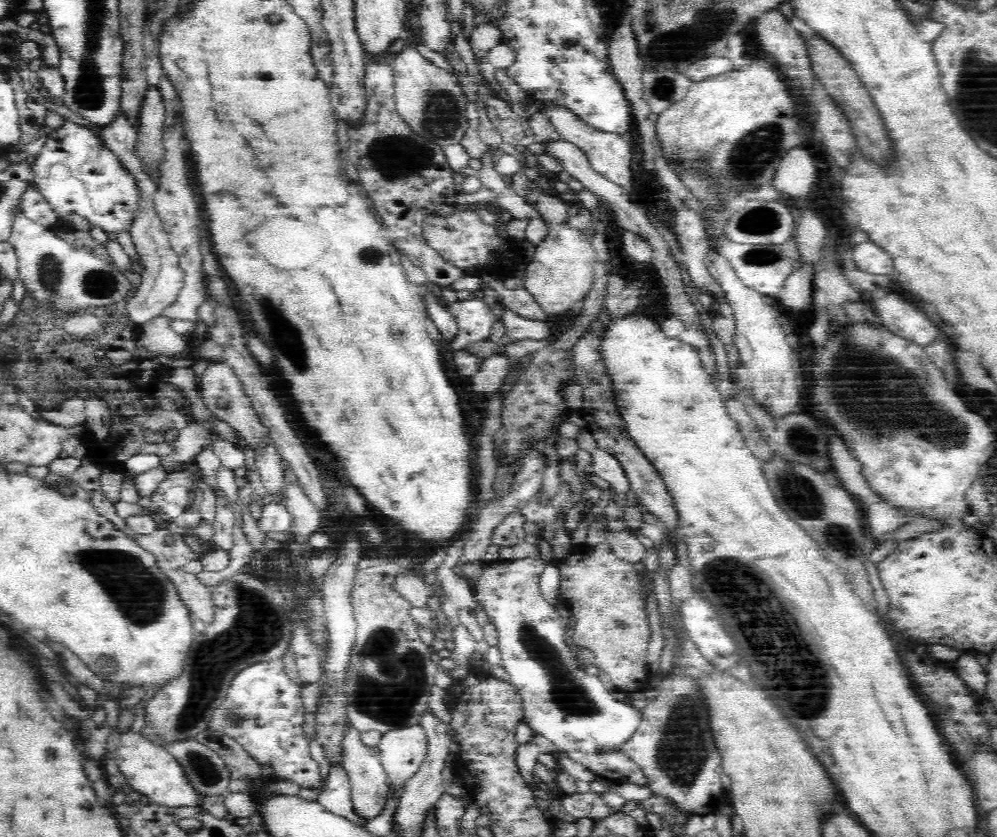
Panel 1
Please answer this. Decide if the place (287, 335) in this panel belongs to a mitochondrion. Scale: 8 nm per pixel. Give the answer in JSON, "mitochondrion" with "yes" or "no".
{"mitochondrion":"yes"}

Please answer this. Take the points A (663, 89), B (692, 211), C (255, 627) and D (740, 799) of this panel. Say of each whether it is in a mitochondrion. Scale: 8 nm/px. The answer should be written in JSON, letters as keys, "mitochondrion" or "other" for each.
{"A":"mitochondrion","B":"other","C":"mitochondrion","D":"other"}

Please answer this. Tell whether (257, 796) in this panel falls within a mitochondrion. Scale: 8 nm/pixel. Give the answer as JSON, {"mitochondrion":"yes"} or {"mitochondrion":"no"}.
{"mitochondrion":"no"}

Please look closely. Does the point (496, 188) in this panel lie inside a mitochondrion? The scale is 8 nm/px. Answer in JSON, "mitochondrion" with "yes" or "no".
{"mitochondrion":"no"}

